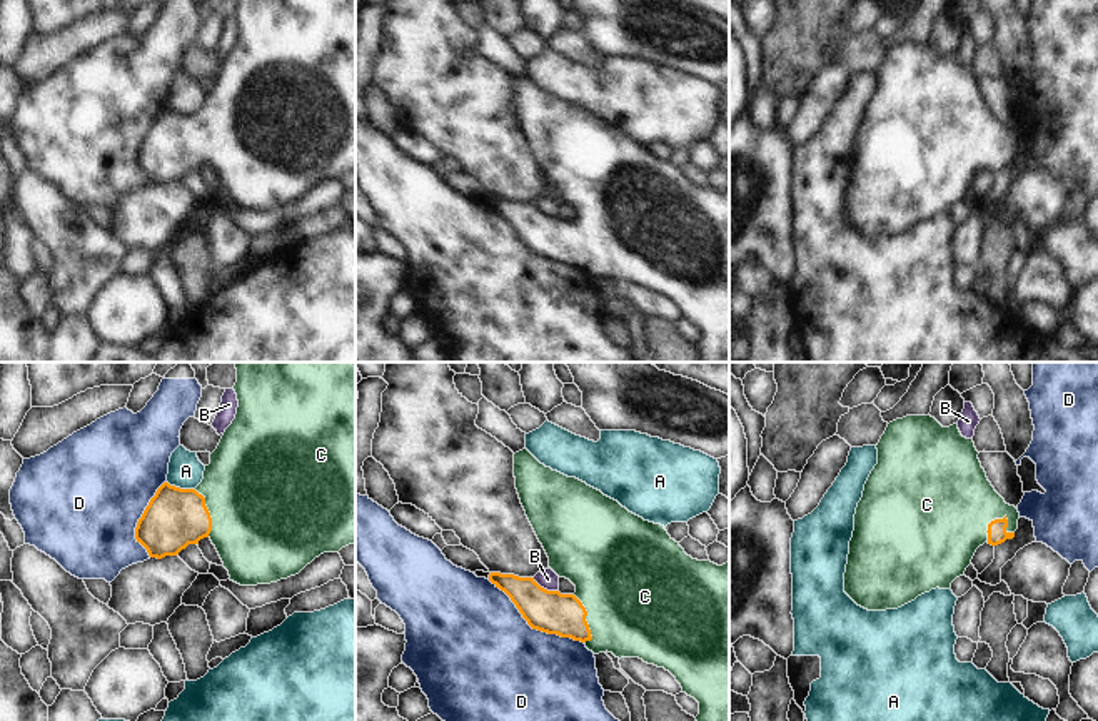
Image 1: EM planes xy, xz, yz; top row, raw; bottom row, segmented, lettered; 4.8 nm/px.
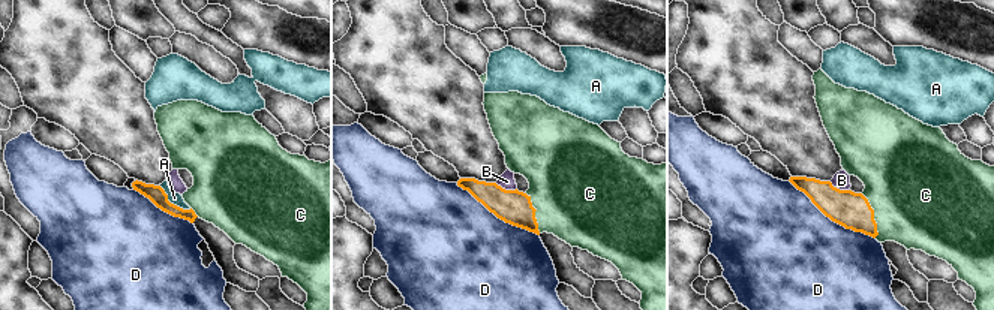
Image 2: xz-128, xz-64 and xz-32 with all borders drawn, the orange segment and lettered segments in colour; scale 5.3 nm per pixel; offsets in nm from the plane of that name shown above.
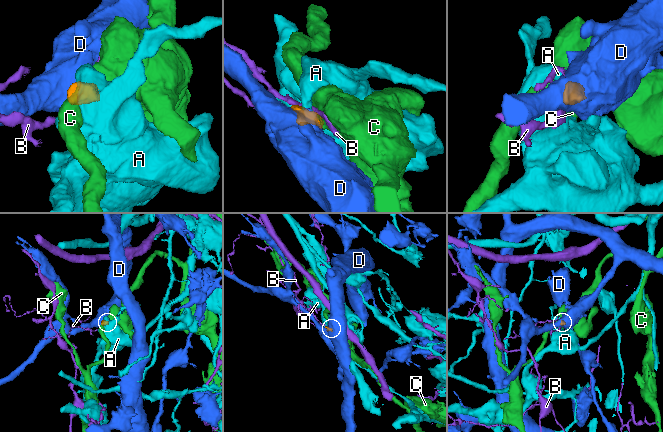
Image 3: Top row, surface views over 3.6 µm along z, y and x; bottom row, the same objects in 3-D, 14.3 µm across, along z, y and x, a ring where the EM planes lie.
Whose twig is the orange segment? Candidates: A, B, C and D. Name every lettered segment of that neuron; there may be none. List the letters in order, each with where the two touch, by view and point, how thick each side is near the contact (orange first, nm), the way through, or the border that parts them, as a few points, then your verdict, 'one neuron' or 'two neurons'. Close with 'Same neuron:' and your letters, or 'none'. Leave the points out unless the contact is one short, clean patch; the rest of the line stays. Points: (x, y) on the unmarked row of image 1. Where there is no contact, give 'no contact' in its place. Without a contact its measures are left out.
A: meets orange in xy at (179, 114); 280 nm thick on the orange side, 170 nm on the other; border along xy (167, 107), (194, 115); two neurons
B: meets orange in xz at (546, 216); 200 nm thick on the orange side, 90 nm on the other; border along xz (533, 204), (541, 212), (558, 217); two neurons
C: meets orange in yz at (988, 151); 100 nm thick on the orange side, 500 nm on the other; runs through yz (997, 156), (988, 151), (975, 139), (938, 137); one neuron
D: meets orange in xz at (533, 254); 200 nm thick on the orange side, 500 nm on the other; two neurons
Same neuron: C

